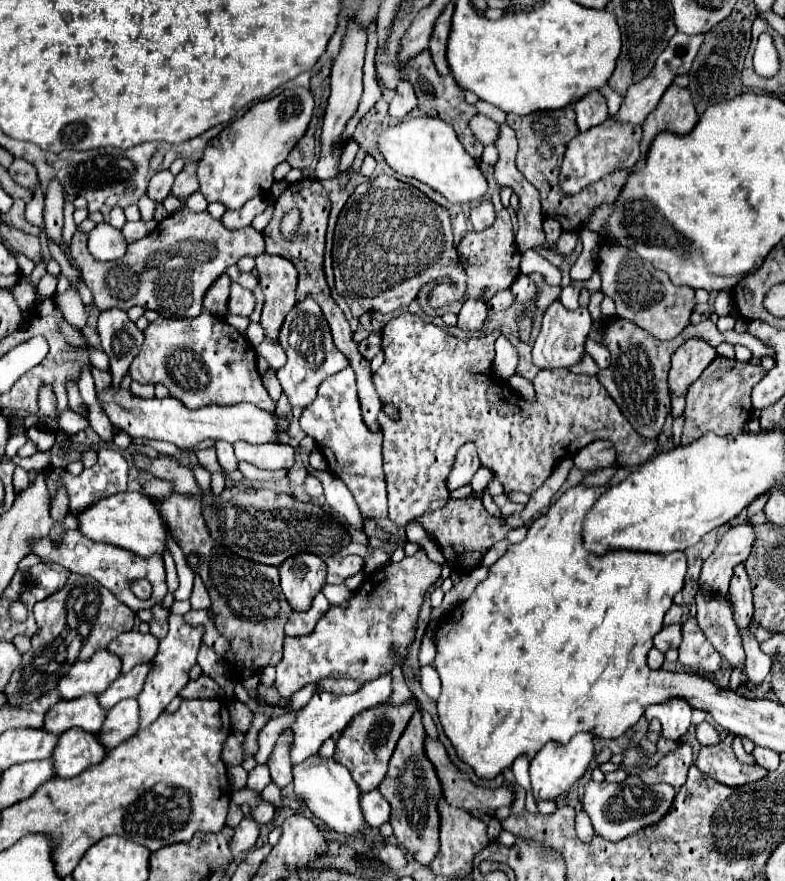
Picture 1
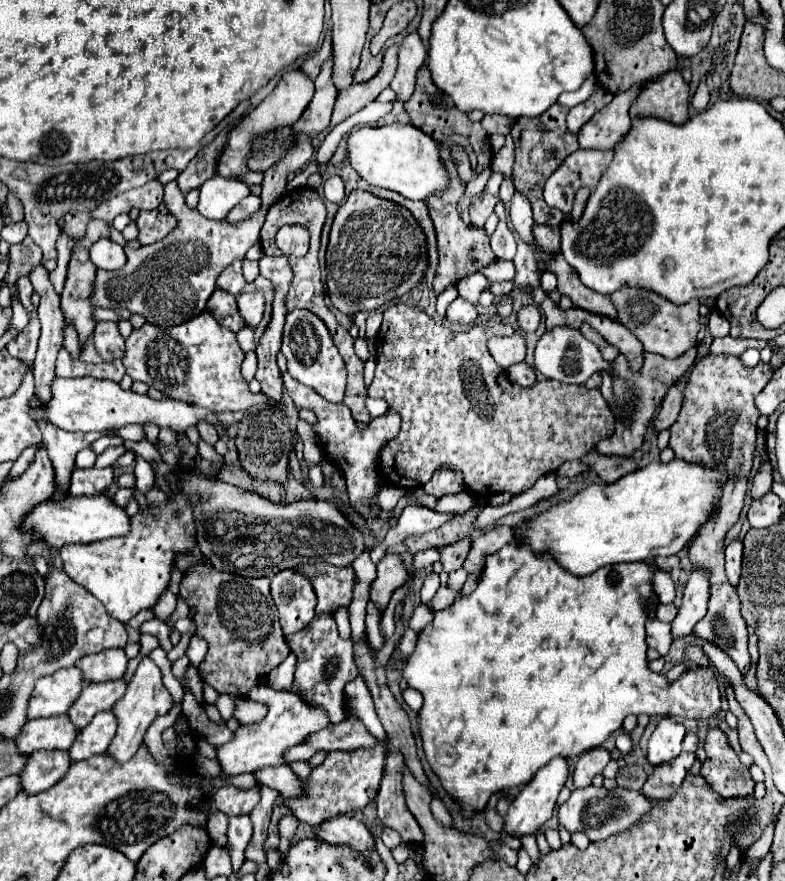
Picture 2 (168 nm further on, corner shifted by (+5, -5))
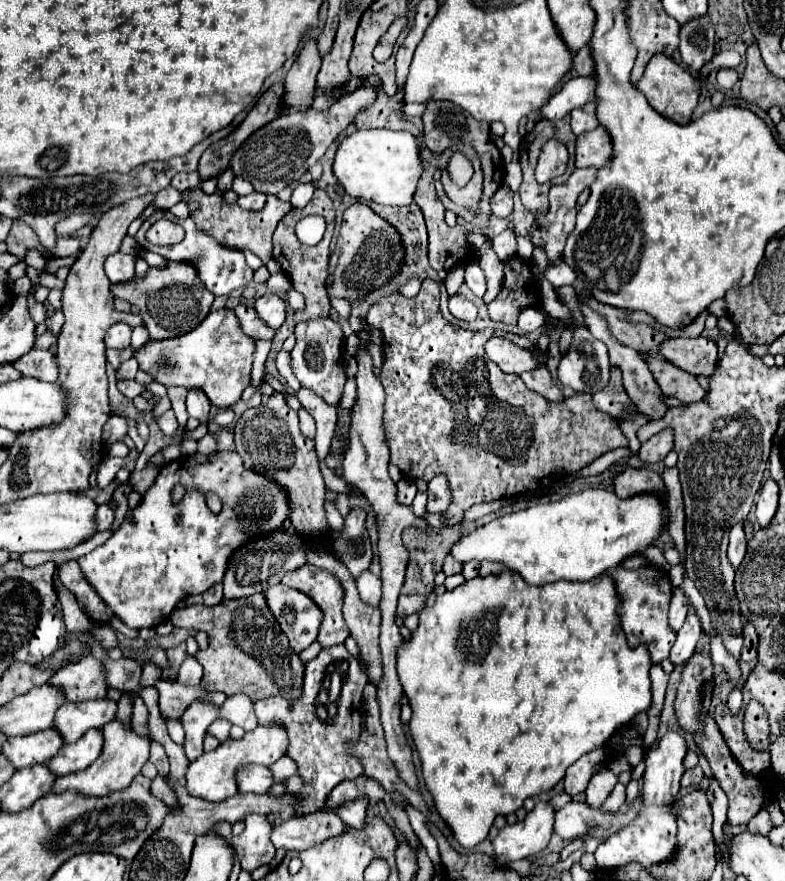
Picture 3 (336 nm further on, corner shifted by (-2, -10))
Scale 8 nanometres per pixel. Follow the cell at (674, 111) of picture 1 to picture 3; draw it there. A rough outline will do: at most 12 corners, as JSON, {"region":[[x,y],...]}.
{"region":[[655,54],[637,88],[665,118],[687,124],[699,80]]}

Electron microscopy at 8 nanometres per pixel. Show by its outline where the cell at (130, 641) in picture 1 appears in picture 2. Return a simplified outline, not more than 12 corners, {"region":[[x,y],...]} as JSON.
{"region":[[106,649],[76,661],[88,681],[122,679],[124,649]]}

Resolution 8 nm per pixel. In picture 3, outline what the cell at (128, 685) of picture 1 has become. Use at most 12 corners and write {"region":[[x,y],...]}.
{"region":[[109,698],[69,702],[53,720],[65,744],[115,718]]}

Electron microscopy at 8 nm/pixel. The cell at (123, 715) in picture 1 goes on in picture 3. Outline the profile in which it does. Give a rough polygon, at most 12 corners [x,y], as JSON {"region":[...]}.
{"region":[[101,730],[61,746],[47,762],[55,776],[85,770],[103,748]]}

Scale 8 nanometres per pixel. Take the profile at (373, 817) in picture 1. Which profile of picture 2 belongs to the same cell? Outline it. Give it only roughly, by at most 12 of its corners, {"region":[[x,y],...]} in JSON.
{"region":[[382,823],[380,829],[380,839],[388,849],[394,849],[400,845],[400,835],[390,829],[384,827]]}

